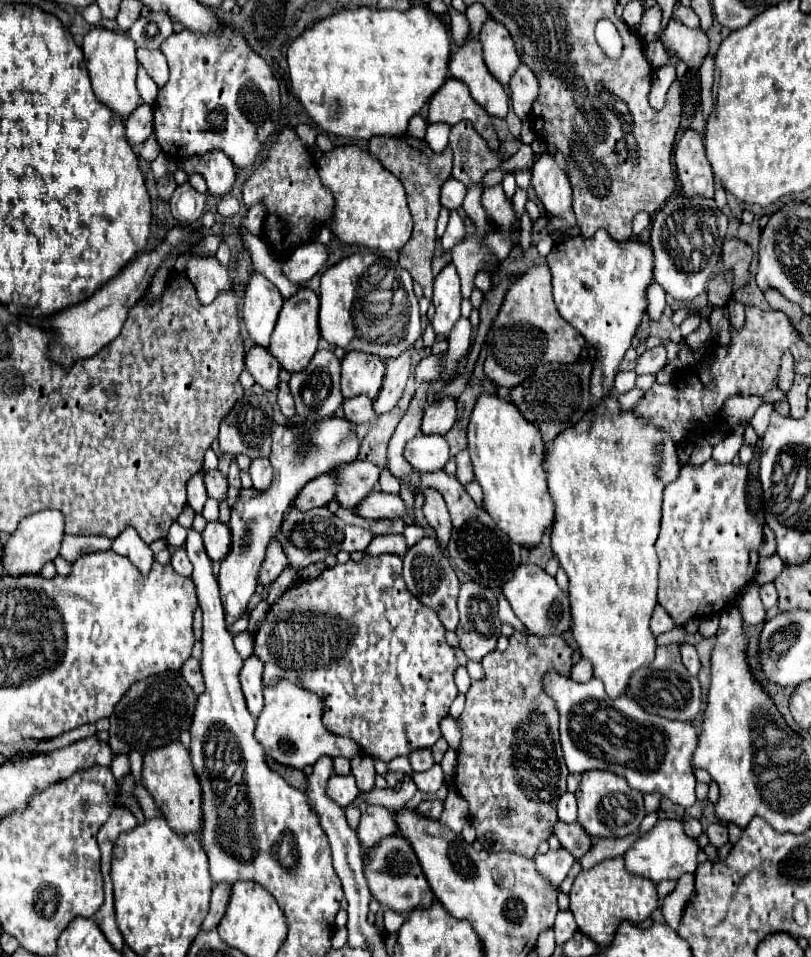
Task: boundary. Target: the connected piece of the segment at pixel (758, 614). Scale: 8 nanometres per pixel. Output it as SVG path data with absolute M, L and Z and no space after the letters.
M747 584L747 588L741 592L743 600L743 612L741 612L743 622L747 625L757 625L765 622L766 610L759 598L759 586L757 584Z

